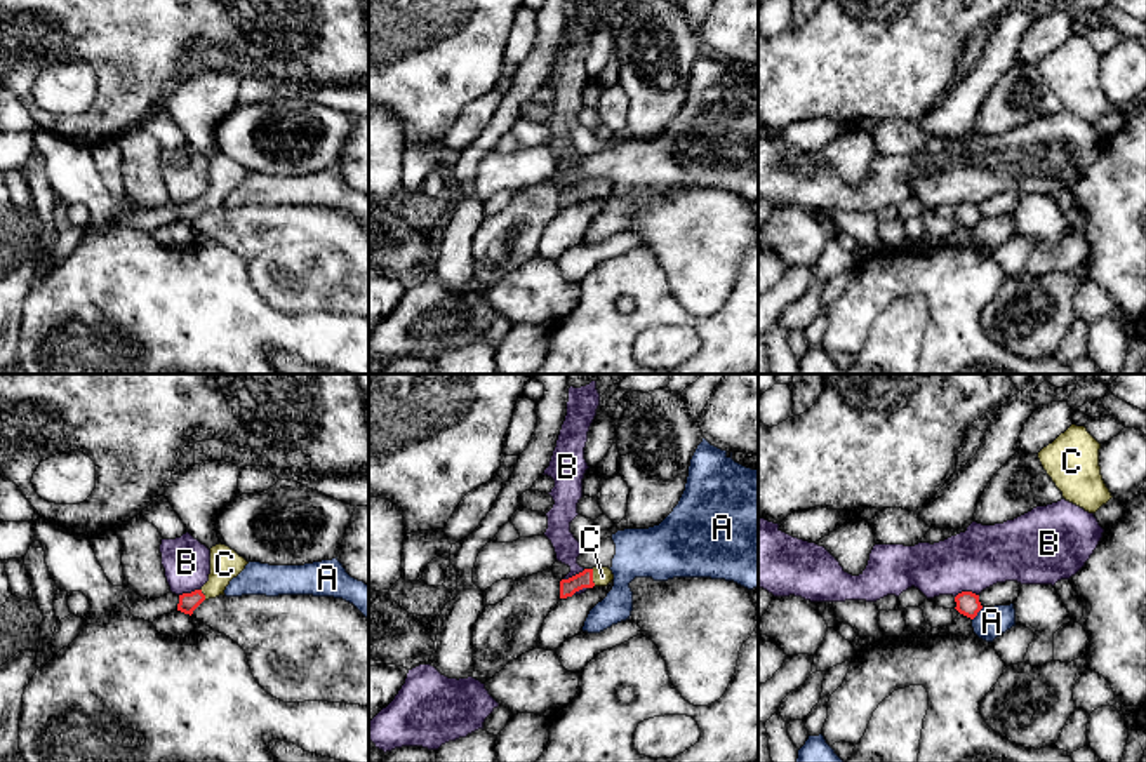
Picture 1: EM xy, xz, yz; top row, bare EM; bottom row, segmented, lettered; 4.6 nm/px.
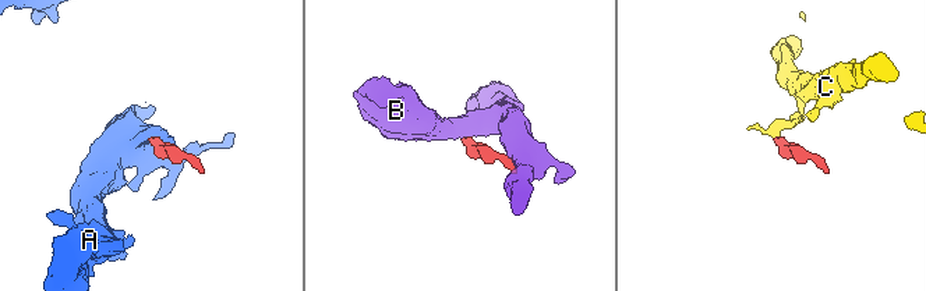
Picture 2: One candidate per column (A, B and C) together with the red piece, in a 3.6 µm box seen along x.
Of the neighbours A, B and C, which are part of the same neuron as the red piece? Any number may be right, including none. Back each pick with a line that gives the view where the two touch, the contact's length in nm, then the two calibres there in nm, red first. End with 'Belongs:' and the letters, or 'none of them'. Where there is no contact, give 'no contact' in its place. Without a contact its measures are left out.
C: contact in xz; length 80 nm; calibres 80 and 90 nm
Belongs: C

